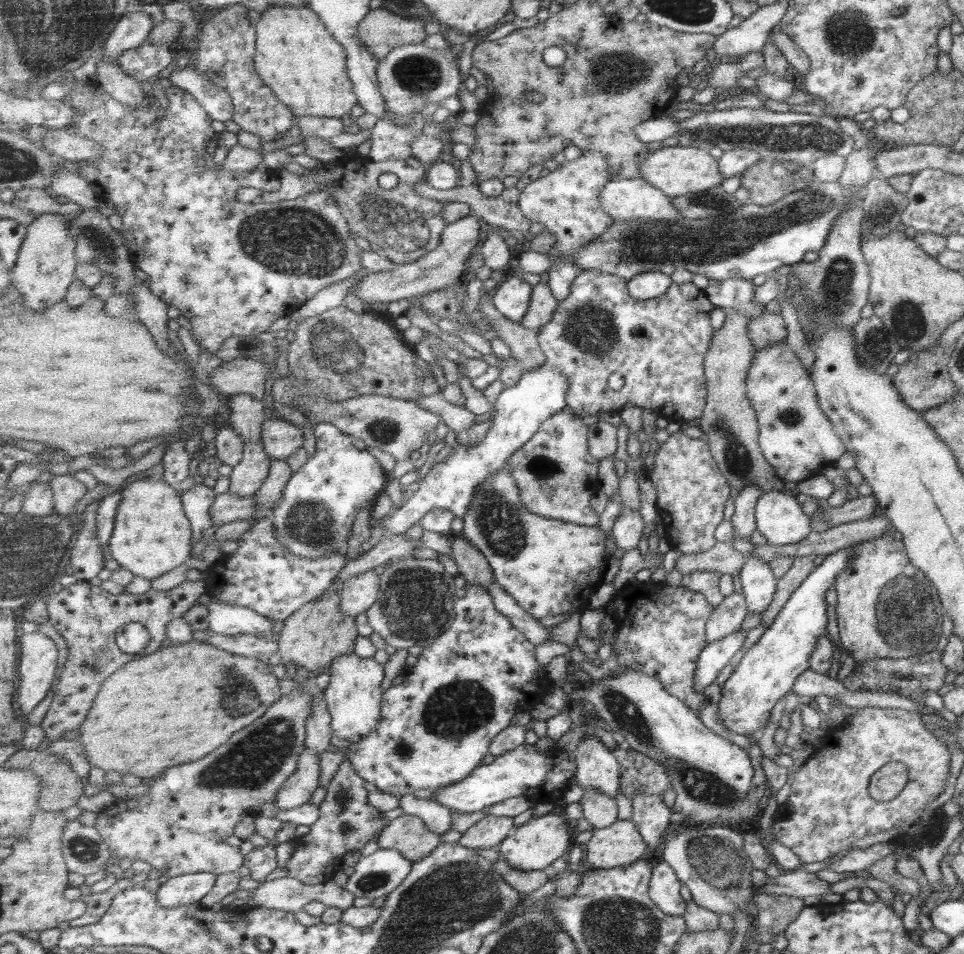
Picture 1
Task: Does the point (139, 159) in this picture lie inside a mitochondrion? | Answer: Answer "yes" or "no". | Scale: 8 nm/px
no

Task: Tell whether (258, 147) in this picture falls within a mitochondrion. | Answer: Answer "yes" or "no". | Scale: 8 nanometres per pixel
no

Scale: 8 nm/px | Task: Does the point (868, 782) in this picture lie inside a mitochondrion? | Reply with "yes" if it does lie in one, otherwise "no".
yes

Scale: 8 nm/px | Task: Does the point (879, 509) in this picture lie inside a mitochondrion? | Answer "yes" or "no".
no

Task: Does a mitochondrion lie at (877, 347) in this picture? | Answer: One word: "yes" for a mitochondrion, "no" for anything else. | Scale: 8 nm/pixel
yes

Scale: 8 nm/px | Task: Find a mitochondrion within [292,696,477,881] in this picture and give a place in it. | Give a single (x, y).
(343, 802)

